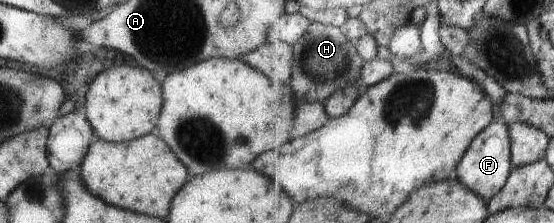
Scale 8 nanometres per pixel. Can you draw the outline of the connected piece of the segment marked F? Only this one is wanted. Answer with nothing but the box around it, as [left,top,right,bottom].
[455,123,513,202]

